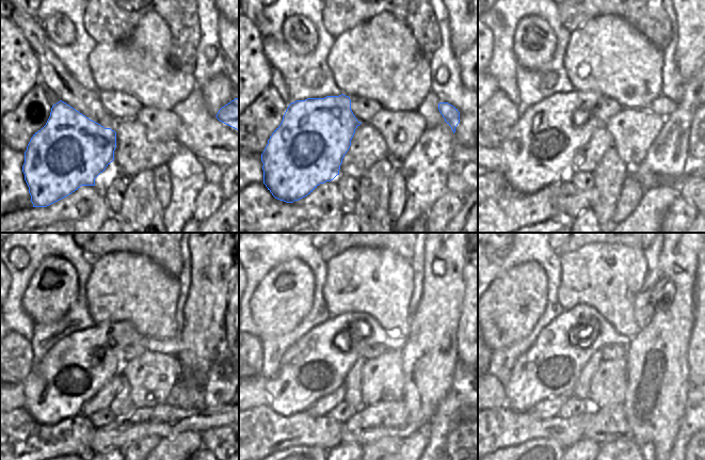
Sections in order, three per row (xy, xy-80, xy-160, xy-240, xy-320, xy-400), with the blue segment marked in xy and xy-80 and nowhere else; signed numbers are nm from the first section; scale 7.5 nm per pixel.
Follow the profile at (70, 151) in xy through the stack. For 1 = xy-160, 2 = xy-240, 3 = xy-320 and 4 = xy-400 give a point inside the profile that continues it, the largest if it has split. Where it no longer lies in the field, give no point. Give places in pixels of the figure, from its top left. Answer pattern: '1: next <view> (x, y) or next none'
1: next xy-160 (539, 151)
2: next xy-240 (76, 368)
3: next xy-320 (316, 365)
4: next xy-400 (551, 366)

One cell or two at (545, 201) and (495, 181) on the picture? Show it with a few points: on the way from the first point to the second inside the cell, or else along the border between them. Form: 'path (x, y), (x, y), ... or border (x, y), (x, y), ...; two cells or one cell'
path (532, 201), (513, 201), (507, 194); one cell

